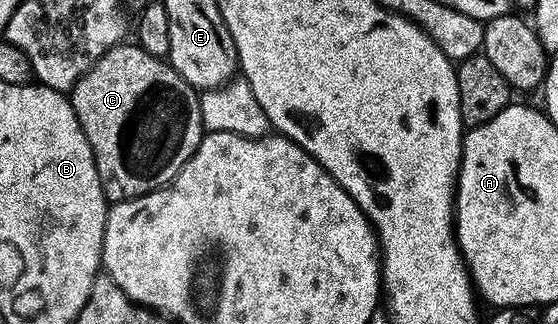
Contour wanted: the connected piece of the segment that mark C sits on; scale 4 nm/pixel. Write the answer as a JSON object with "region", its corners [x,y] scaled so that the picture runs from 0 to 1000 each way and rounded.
{"region":[[[215,130],[203,139],[181,167],[181,179],[163,207],[152,231],[149,231],[136,259],[133,259],[124,287],[124,306],[131,340],[138,352],[138,377],[145,389],[145,401],[152,414],[152,426],[159,438],[159,451],[167,463],[167,488],[174,512],[174,537],[177,559],[185,577],[185,599],[194,620],[237,617],[247,605],[267,599],[283,580],[294,580],[297,568],[305,568],[314,552],[317,534],[328,519],[330,494],[337,494],[353,463],[353,451],[364,435],[367,398],[362,377],[360,327],[357,324],[358,287],[342,269],[339,253],[332,253],[332,241],[324,241],[324,228],[317,228],[317,216],[306,207],[297,182],[267,167],[260,151],[251,148],[247,133]]]}

